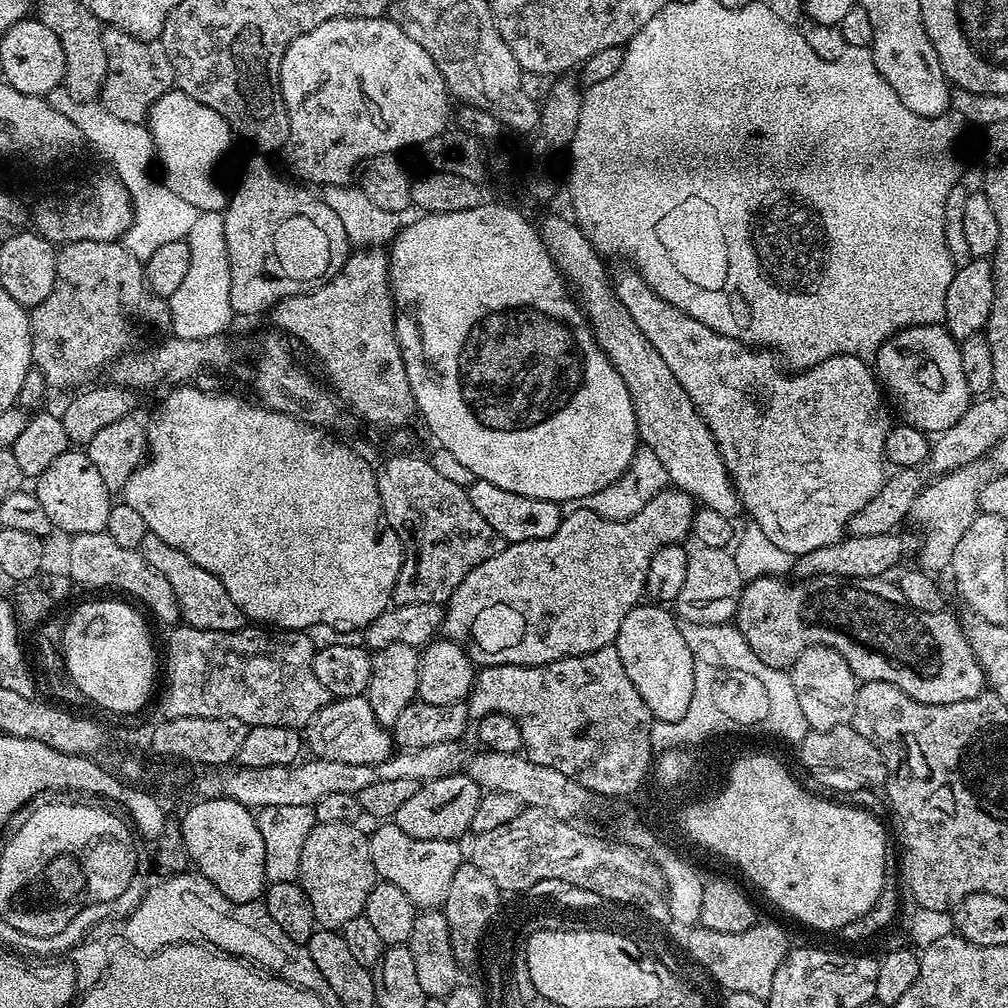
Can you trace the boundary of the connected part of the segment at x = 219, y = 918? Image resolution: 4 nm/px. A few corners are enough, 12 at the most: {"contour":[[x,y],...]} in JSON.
{"contour":[[199,870],[157,879],[124,916],[137,953],[203,942],[336,1000],[263,903]]}

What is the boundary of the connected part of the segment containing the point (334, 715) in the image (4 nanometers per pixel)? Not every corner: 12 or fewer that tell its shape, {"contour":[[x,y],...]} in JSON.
{"contour":[[367,695],[333,699],[306,726],[313,757],[354,765],[394,755]]}

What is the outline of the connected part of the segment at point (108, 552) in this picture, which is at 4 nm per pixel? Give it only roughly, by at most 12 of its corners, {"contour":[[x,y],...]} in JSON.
{"contour":[[107,531],[68,544],[73,585],[137,596],[162,623],[181,619],[166,578]]}

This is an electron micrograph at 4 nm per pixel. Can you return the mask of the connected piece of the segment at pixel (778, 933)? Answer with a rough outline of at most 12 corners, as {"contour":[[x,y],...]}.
{"contour":[[763,922],[741,932],[697,926],[693,961],[765,1001],[790,951]]}

